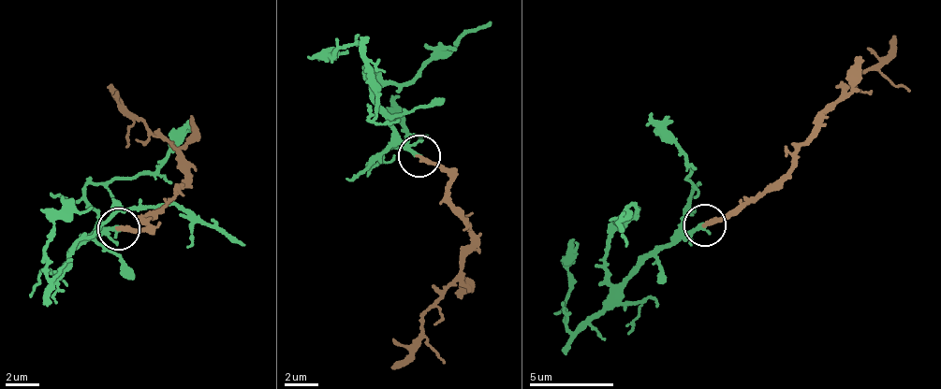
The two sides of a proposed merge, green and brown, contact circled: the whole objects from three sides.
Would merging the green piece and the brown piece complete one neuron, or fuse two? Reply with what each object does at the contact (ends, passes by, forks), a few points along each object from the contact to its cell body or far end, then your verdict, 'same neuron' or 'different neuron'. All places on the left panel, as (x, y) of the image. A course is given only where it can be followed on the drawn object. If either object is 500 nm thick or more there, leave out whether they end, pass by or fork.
green ends; brown ends; course green (118, 229), (95, 224), (71, 252), (114, 211), (175, 203), (246, 246); course brown (118, 229), (144, 231), (148, 217), (161, 208), (179, 187), (183, 175), (173, 146), (146, 124), (108, 84); same neuron

